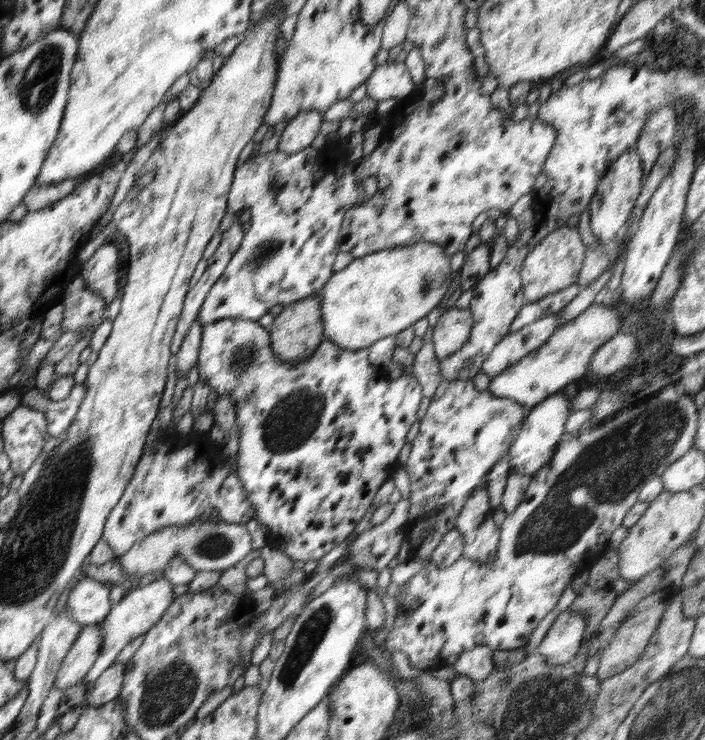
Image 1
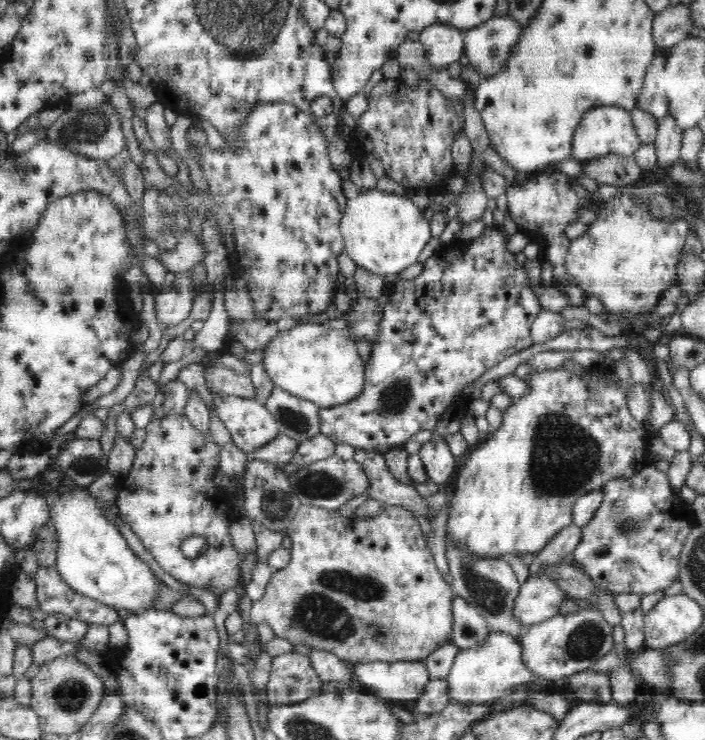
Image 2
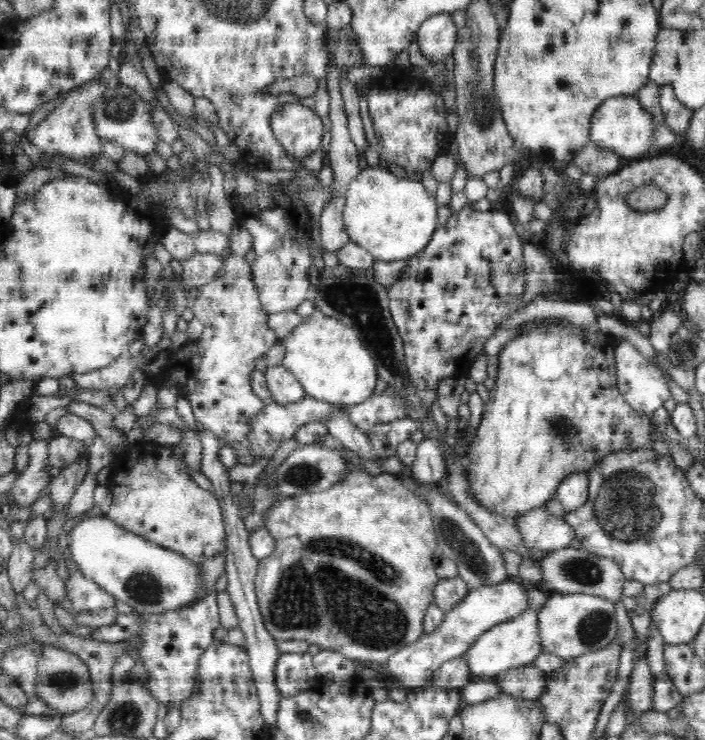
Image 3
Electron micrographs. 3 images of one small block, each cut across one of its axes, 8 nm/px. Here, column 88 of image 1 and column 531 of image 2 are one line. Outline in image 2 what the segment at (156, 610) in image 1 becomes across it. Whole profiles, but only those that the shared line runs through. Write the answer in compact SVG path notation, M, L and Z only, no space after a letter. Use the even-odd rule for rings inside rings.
M492 632L486 636L486 642L468 650L460 650L456 655L450 675L447 677L447 690L450 701L460 703L462 707L477 704L488 705L504 699L509 692L523 689L527 683L539 679L523 664L522 646L519 638L513 638L504 632Z

